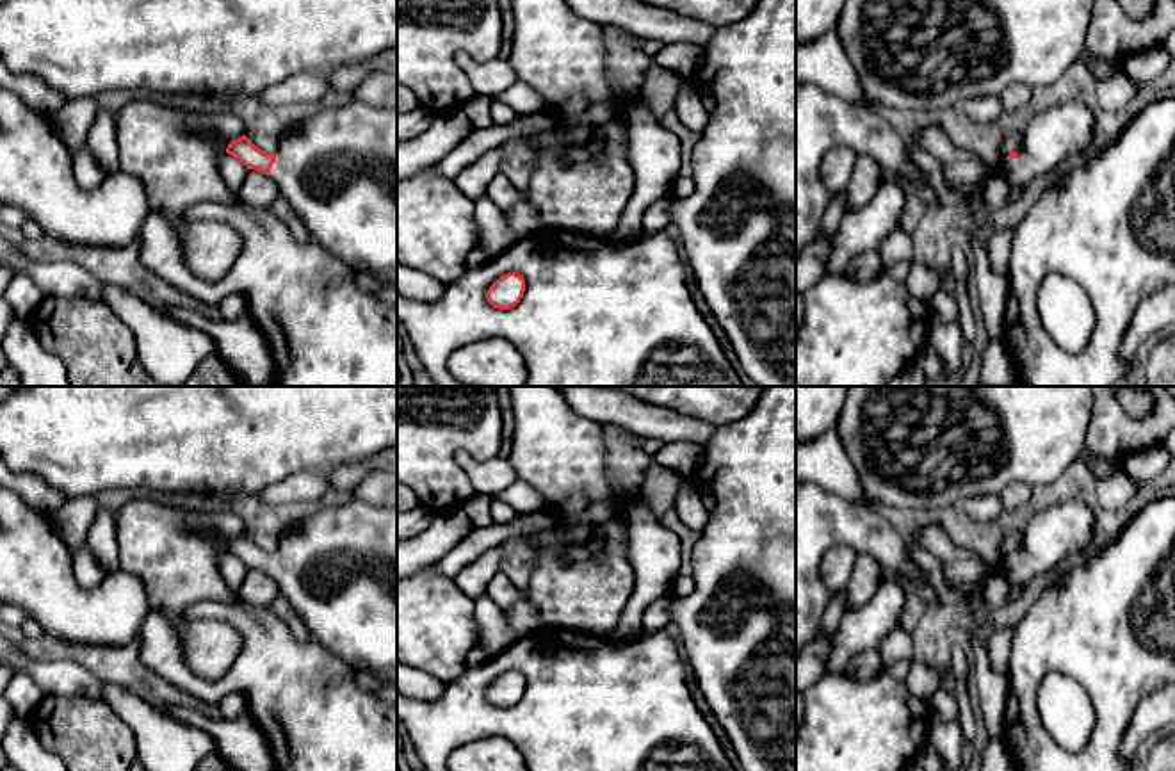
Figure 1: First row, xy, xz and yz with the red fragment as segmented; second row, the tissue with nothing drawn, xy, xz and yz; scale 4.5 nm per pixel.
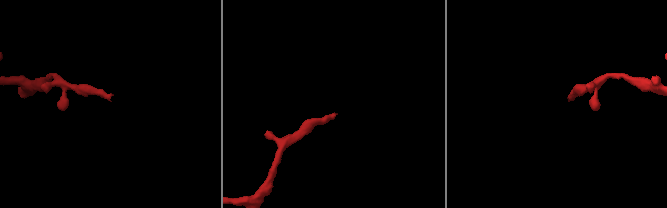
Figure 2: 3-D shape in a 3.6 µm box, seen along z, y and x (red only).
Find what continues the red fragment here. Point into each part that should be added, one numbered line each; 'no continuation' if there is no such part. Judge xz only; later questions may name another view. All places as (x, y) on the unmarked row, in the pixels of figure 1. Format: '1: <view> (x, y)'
no continuation

